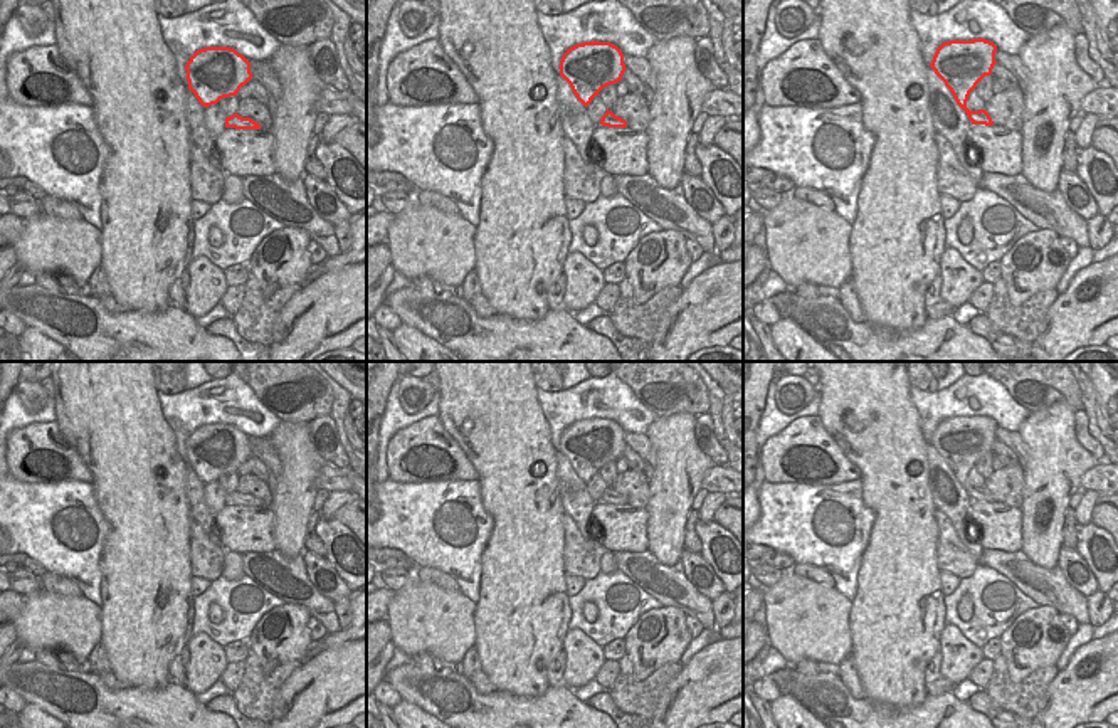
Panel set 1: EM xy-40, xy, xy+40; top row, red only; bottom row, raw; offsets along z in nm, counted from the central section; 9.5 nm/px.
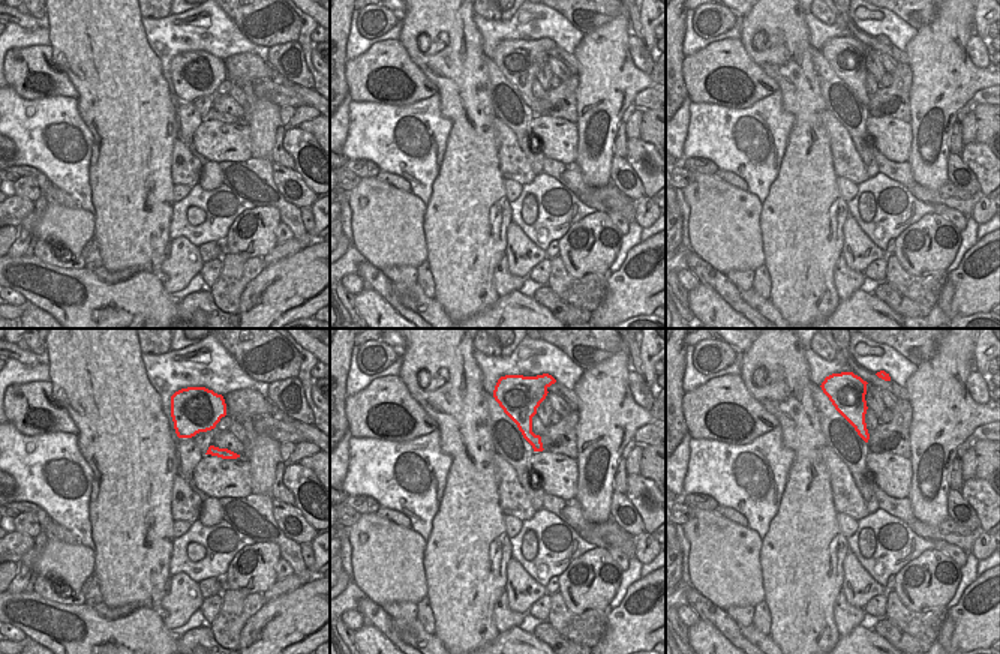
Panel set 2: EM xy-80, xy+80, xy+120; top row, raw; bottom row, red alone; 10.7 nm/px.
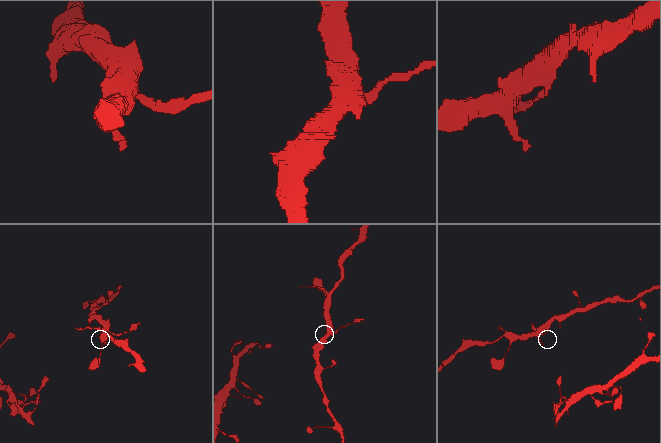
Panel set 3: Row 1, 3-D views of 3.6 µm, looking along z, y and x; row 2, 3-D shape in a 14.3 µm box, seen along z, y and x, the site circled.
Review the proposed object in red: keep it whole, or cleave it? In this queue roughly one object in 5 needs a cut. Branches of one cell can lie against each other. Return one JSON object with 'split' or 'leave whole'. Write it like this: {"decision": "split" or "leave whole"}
{"decision": "split"}

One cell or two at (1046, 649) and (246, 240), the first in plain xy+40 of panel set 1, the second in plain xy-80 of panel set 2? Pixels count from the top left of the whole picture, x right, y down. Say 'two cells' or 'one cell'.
one cell

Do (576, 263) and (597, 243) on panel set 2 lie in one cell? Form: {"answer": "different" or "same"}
{"answer": "same"}

